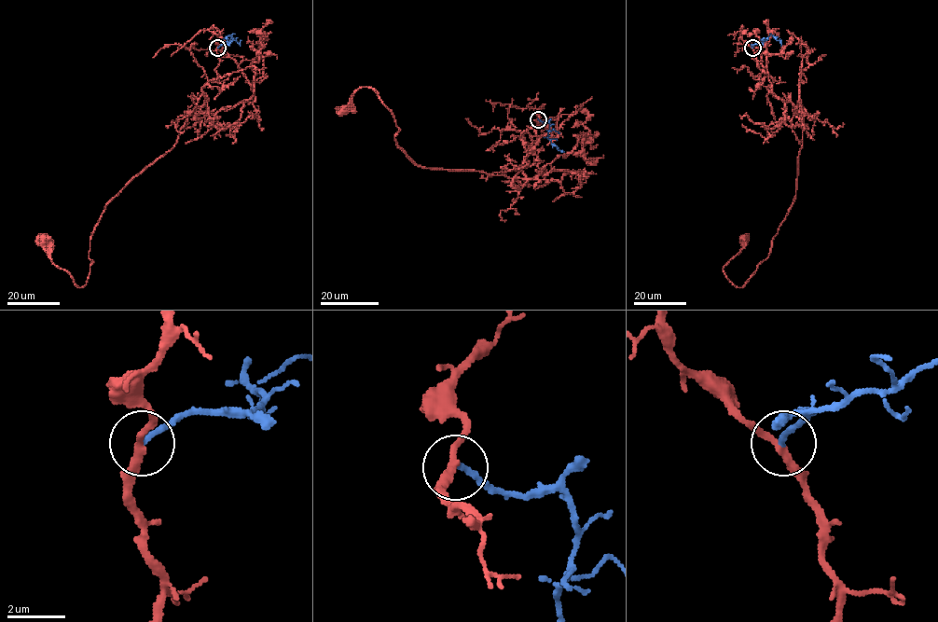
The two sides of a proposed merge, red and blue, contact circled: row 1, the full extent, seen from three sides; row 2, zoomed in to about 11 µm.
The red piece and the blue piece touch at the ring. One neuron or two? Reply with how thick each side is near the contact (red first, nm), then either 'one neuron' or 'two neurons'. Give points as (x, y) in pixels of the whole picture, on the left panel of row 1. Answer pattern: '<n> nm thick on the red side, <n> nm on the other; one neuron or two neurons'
260 nm thick on the red side, 200 nm on the other; one neuron

